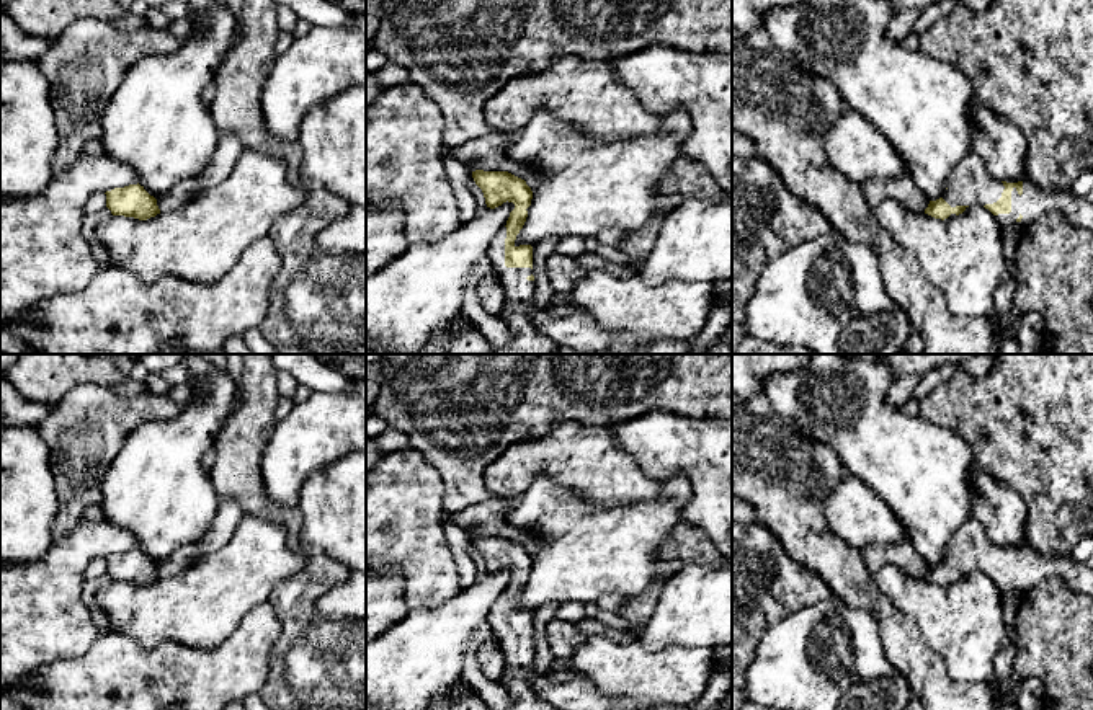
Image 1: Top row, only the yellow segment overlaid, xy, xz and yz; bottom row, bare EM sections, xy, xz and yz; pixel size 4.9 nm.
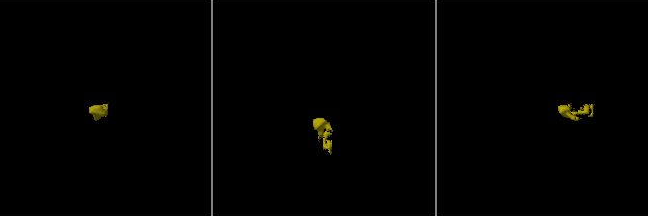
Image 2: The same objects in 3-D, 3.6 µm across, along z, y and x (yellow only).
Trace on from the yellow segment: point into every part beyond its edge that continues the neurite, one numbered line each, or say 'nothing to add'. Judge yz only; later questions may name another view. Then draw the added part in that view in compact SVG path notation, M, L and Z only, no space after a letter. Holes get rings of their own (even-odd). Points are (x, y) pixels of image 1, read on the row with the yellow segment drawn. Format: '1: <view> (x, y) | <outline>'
1: yz (1035, 201) | M1024 180L1021 196L1016 188L1011 191L1011 212L998 214L995 219L1000 225L1019 225L1026 230L1052 211L1075 227L1093 230L1093 189L1077 197L1070 189L1052 191Z

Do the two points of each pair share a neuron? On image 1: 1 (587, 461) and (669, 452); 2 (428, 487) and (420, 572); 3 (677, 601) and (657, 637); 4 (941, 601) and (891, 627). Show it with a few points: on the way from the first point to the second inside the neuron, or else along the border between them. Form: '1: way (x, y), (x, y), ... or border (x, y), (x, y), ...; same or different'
1: border (611, 426), (616, 443), (647, 475), (660, 482); different
2: way (420, 508), (420, 550); same
3: way (677, 609), (677, 617), (665, 629); same
4: border (883, 590), (915, 624), (920, 638), (932, 648); different

